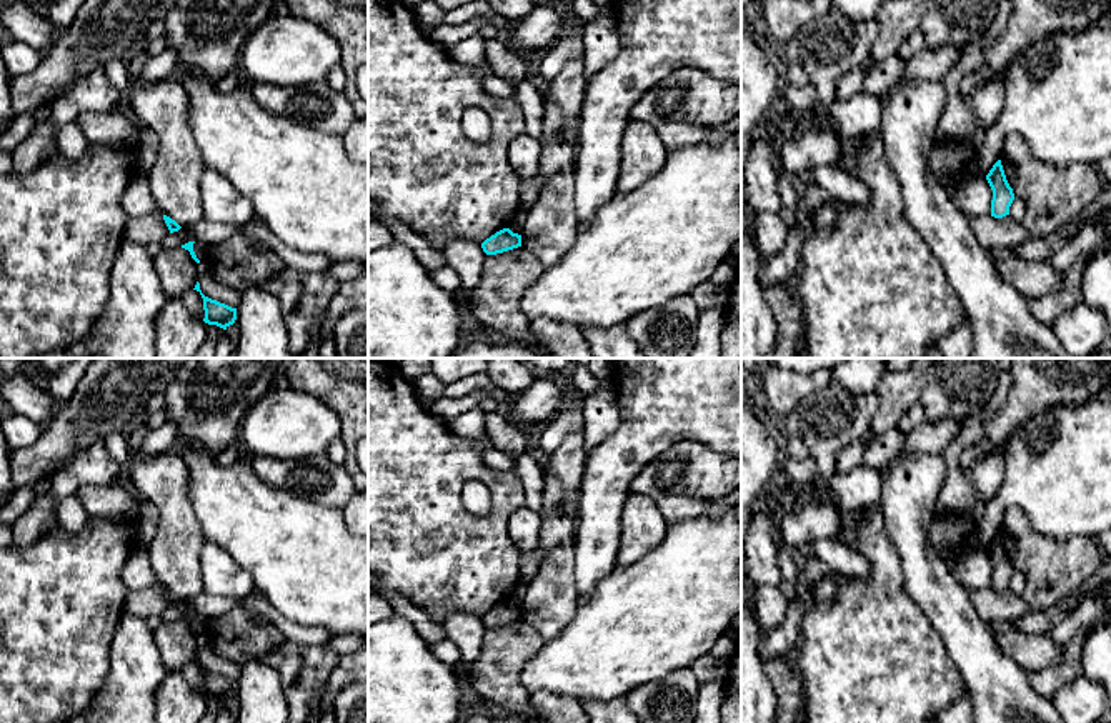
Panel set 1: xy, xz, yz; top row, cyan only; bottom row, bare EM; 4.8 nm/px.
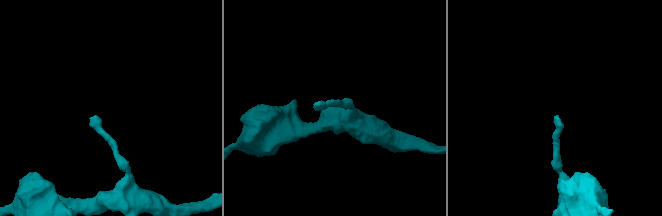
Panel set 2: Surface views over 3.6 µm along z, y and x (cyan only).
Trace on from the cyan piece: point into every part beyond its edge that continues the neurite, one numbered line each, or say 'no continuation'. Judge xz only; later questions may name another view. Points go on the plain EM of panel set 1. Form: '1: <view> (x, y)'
no continuation

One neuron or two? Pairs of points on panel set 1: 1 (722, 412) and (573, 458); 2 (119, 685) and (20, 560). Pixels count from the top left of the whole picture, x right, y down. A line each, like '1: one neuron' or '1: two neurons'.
1: two neurons
2: two neurons

